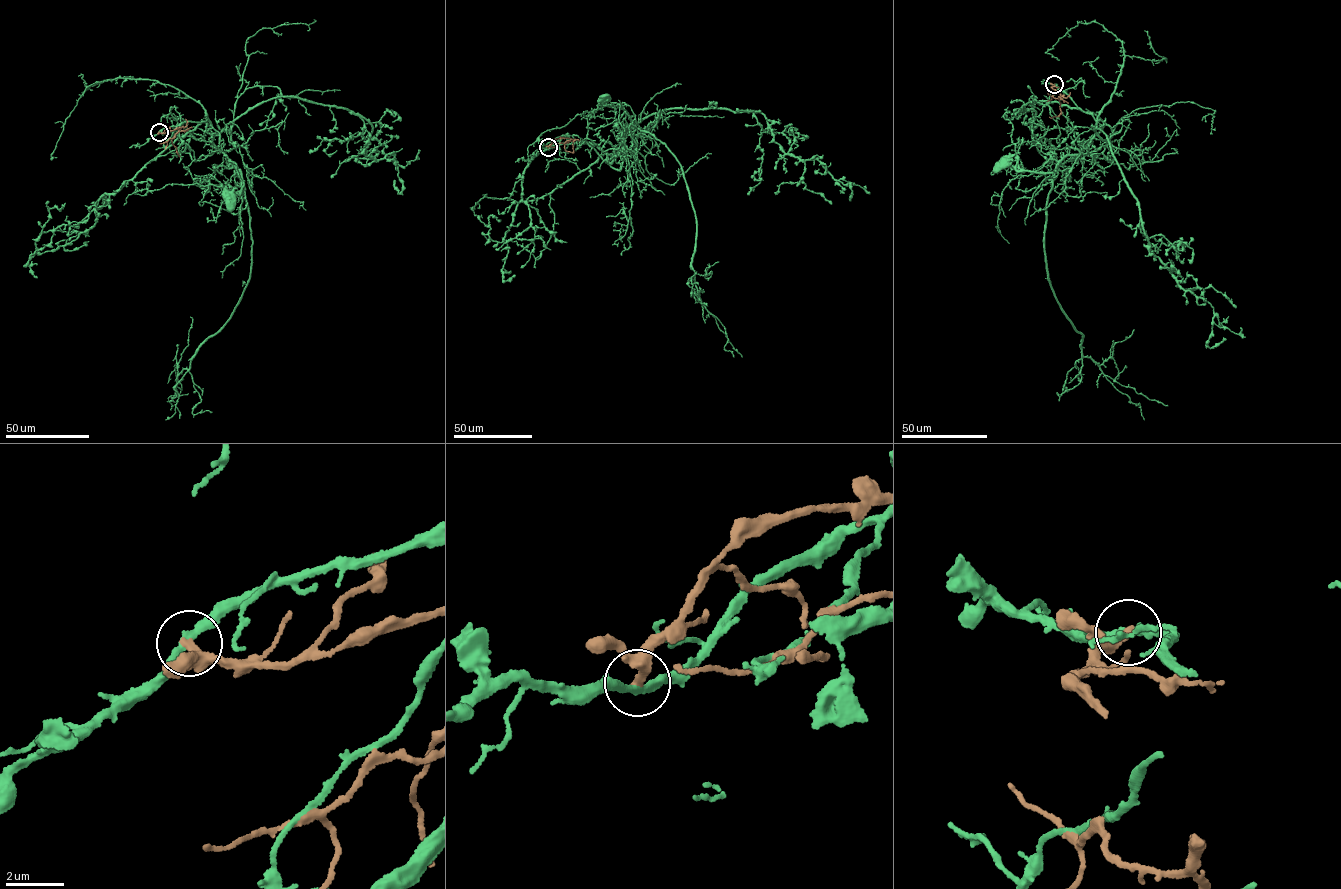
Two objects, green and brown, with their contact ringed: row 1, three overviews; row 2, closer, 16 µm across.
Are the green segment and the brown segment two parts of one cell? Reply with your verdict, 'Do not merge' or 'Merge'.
Do not merge

